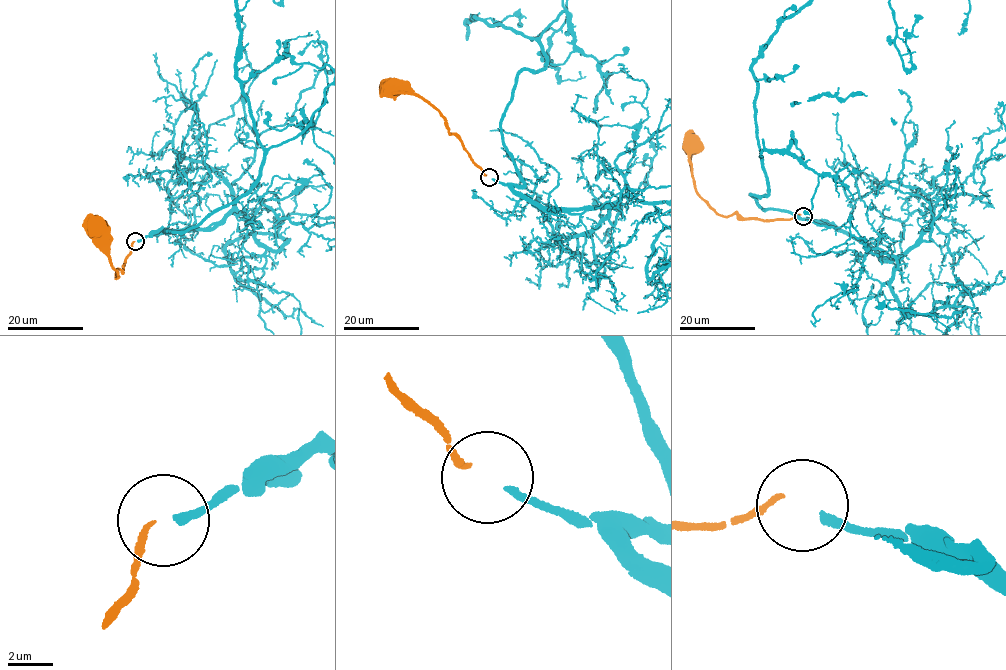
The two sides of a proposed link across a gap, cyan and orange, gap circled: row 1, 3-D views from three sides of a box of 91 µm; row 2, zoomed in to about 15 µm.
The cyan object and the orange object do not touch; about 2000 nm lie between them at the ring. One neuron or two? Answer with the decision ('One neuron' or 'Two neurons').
One neuron

